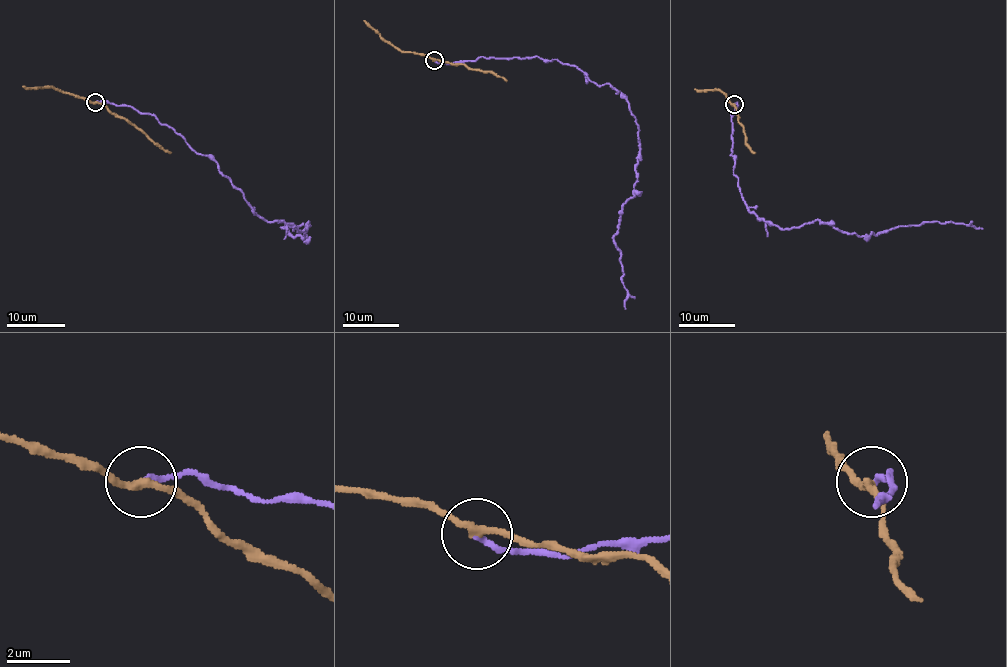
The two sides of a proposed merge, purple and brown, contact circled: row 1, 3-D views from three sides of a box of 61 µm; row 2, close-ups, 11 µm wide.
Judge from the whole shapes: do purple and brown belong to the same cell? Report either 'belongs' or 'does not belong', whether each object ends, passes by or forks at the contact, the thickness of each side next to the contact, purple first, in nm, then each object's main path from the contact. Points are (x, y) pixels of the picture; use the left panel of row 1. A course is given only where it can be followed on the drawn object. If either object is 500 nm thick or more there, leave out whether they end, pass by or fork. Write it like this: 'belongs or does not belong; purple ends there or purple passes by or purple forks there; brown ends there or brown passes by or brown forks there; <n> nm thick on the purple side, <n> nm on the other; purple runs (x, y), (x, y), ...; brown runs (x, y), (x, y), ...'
does not belong; purple ends there; brown passes by; 180 nm thick on the purple side, 240 nm on the other; purple runs (96, 102), (152, 115), (213, 160), (266, 221), (298, 231), (308, 222), (302, 238), (282, 227), (293, 231); brown runs (96, 102), (128, 119), (171, 153)

